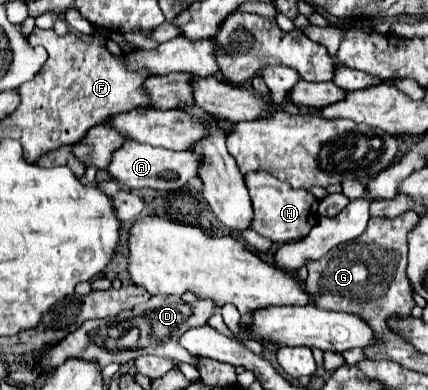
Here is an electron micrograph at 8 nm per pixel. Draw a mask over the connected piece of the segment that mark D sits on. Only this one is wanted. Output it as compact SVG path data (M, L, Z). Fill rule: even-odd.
M185 294L185 296L151 296L145 304L139 304L131 310L125 310L117 316L109 318L99 318L99 320L89 320L77 332L69 334L61 344L49 348L45 352L45 364L51 364L51 370L61 364L61 360L67 360L69 356L87 356L89 360L97 360L101 366L107 366L111 362L117 364L127 364L133 362L135 358L143 354L155 354L163 358L173 358L179 362L189 362L196 367L196 357L192 356L179 344L179 338L195 328L195 326L205 326L207 320L217 312L213 300L199 300L195 294ZM131 330L139 332L139 338L135 346L129 346L125 342L125 334Z

